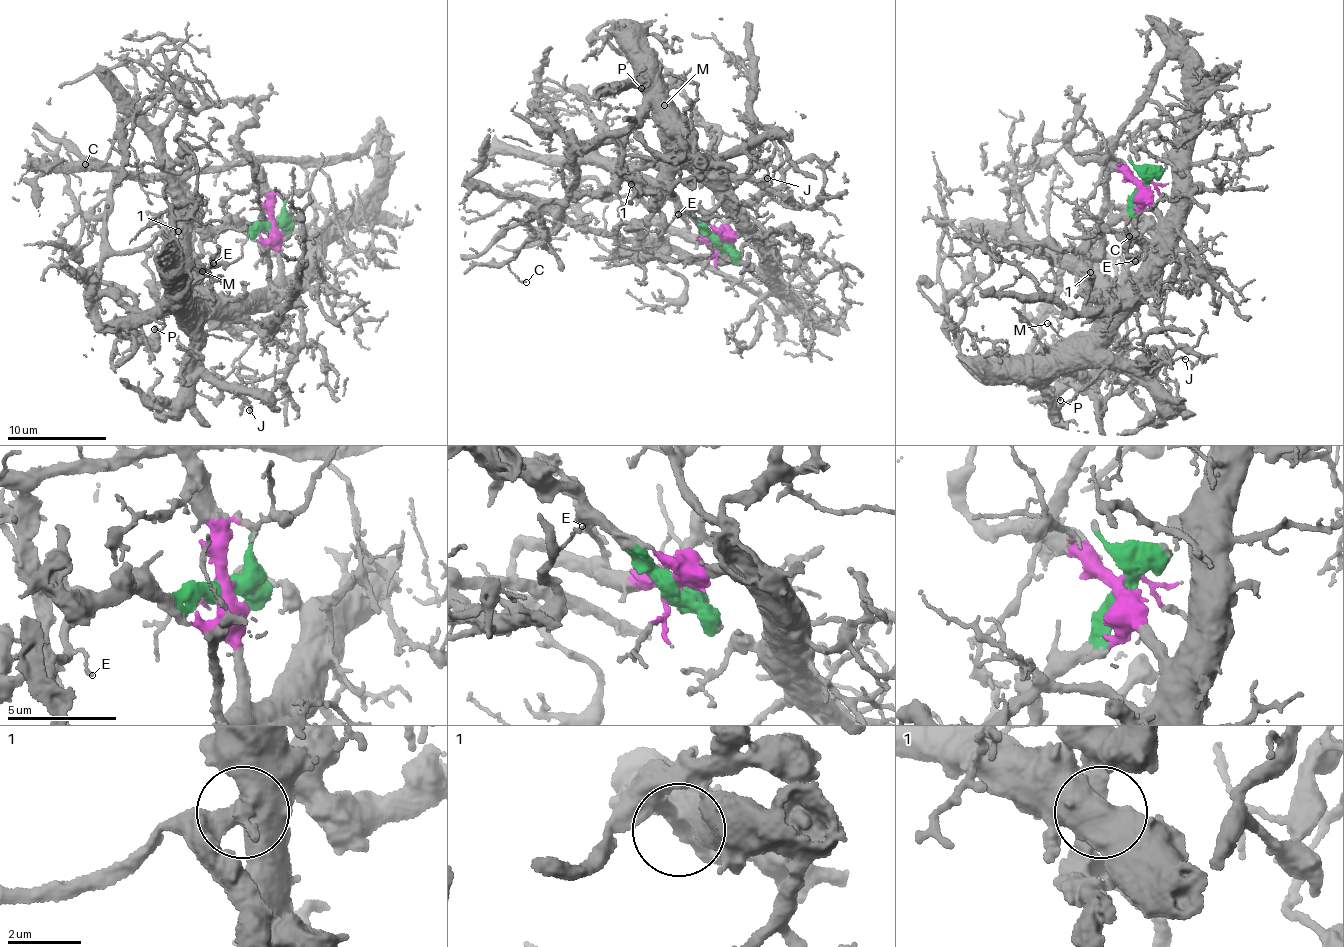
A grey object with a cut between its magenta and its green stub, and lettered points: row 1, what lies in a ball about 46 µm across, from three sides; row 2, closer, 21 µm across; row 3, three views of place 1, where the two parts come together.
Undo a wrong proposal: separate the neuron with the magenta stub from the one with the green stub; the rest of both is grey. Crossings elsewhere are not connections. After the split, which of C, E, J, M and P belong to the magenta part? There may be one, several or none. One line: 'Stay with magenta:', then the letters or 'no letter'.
Stay with magenta: E, J, M, P

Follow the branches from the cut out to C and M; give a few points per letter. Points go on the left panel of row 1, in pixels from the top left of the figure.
C: (272, 223), (188, 224), (137, 252), (112, 250), (106, 211), (84, 213), (72, 199), (64, 170), (86, 164)
M: (272, 223), (279, 278), (248, 296), (202, 307), (192, 288), (201, 271)

